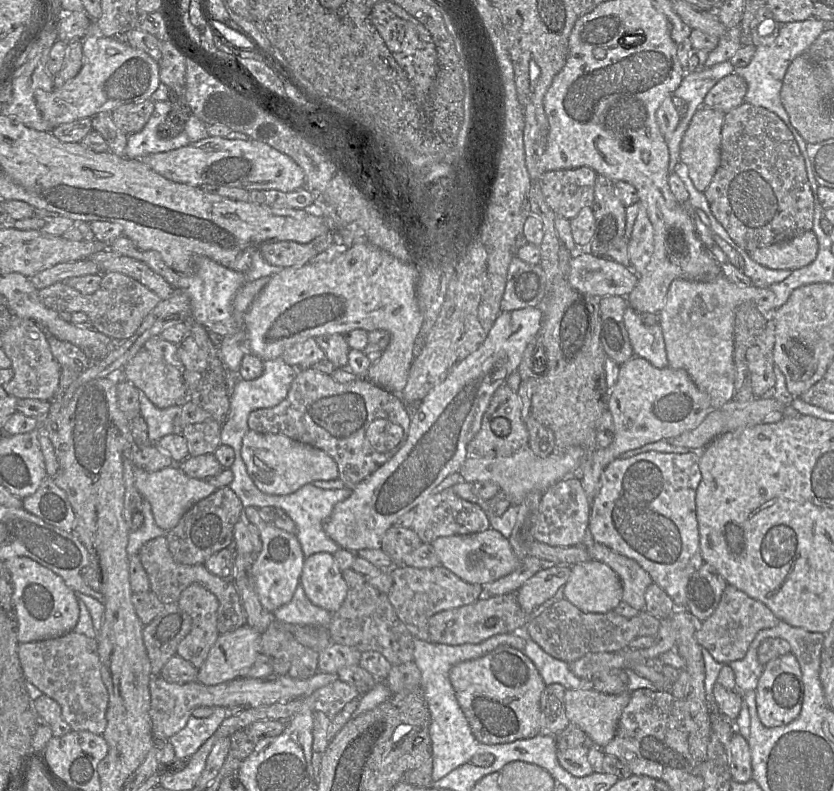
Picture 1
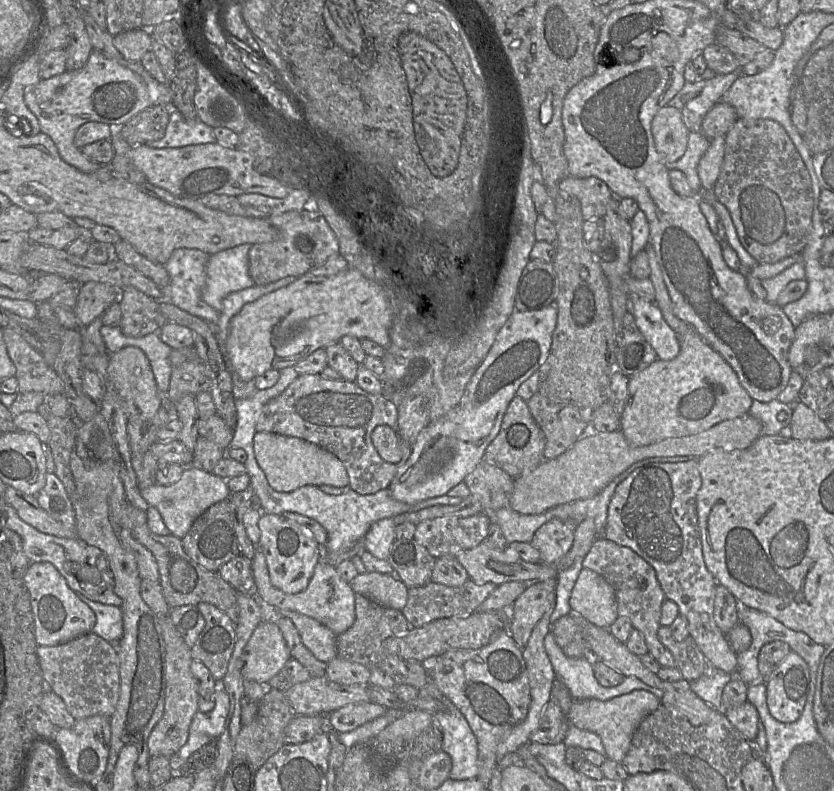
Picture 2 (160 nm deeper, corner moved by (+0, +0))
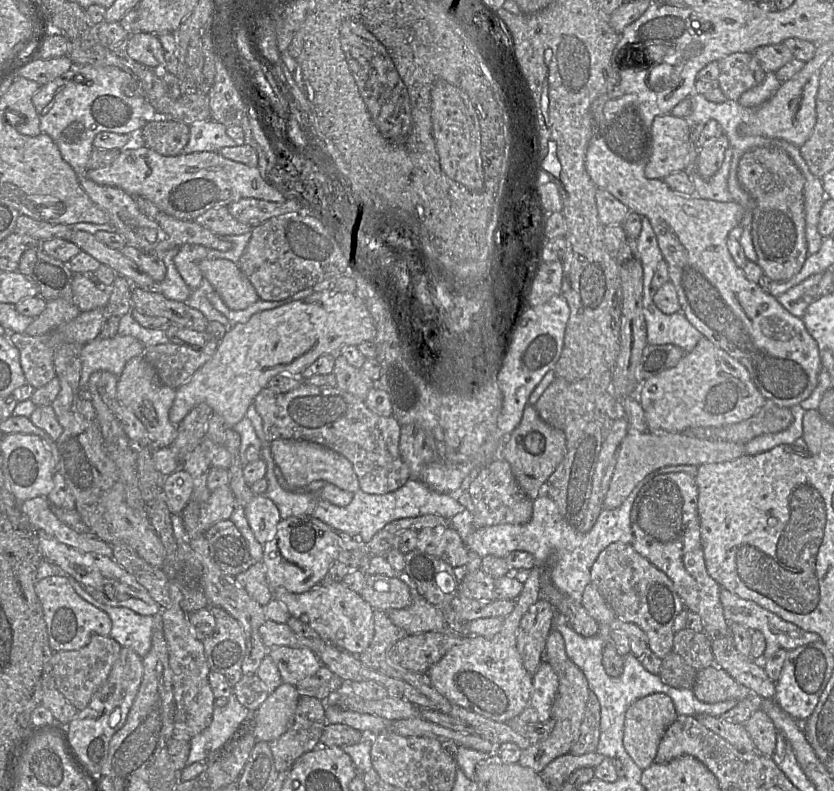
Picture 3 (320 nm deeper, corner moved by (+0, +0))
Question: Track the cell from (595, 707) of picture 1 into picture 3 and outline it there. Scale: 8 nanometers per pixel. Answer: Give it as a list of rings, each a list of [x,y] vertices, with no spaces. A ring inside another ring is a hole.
[[[654,693],[635,700],[626,710],[623,745],[632,760],[642,770],[655,760],[659,743],[668,727],[677,719],[673,701],[663,693]]]

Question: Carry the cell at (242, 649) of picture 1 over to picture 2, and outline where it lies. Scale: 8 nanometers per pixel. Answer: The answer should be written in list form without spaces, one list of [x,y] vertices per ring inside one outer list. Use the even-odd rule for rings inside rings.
[[[263,620],[244,648],[242,676],[245,681],[267,685],[290,659],[279,627],[272,621]]]

